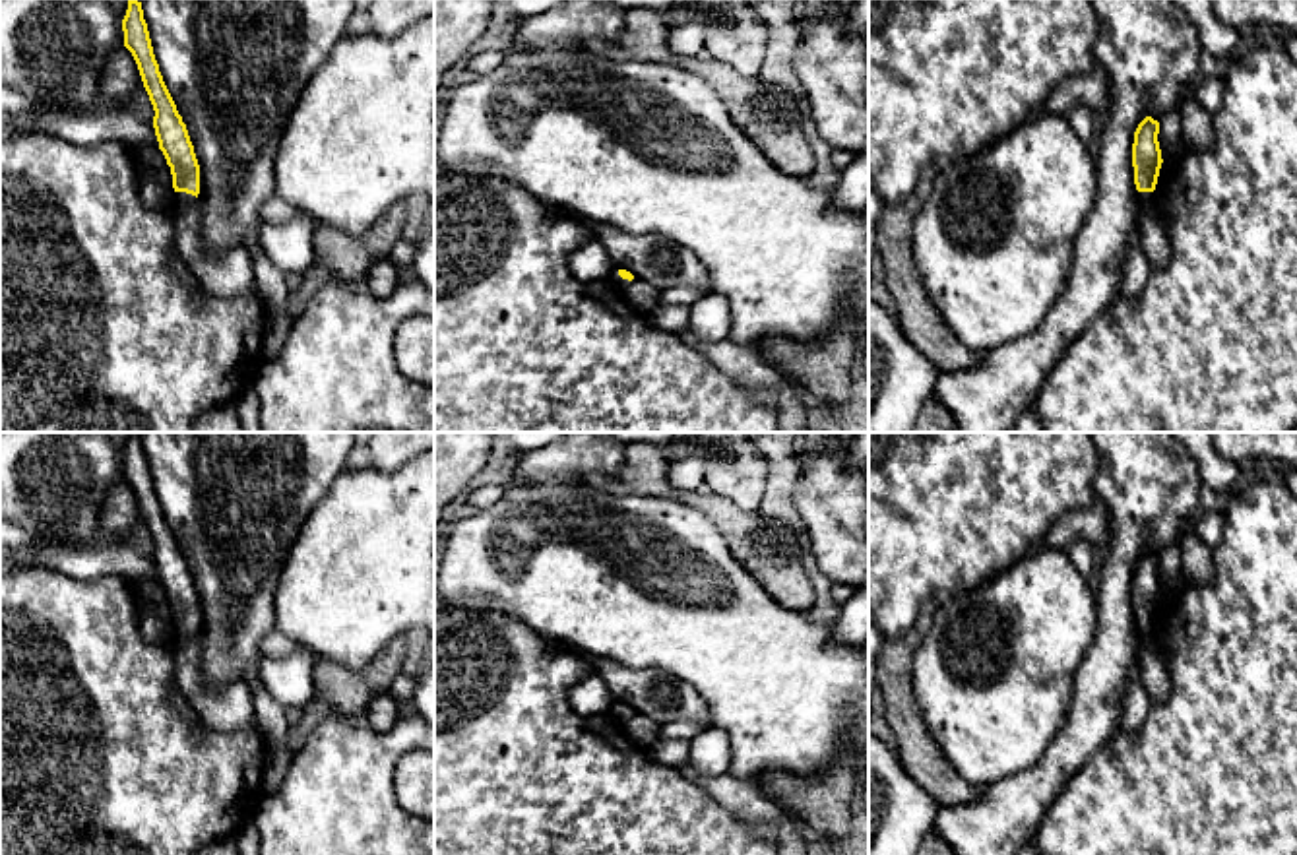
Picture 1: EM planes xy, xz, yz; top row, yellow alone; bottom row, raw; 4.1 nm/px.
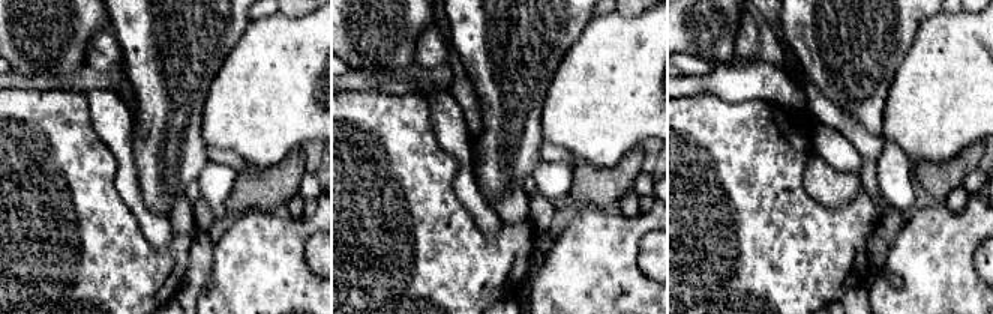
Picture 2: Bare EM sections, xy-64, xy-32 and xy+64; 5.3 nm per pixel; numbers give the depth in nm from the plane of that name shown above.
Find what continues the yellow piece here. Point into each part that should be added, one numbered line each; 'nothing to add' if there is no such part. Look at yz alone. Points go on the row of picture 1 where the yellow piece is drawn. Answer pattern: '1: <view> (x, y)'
1: yz (1156, 249)

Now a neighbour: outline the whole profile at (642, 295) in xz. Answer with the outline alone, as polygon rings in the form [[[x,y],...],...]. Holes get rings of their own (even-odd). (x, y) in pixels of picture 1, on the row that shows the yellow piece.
[[[632,279],[626,287],[622,287],[624,297],[636,306],[642,314],[648,314],[655,306],[659,306],[659,297],[663,289],[653,287],[642,279]]]

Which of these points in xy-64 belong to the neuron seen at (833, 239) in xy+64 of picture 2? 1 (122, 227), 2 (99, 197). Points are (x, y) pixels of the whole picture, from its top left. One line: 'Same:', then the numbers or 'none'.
Same: 1, 2

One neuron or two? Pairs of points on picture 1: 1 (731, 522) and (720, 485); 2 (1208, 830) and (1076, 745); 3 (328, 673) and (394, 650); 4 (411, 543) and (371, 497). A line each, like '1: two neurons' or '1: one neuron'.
1: two neurons
2: two neurons
3: one neuron
4: one neuron

